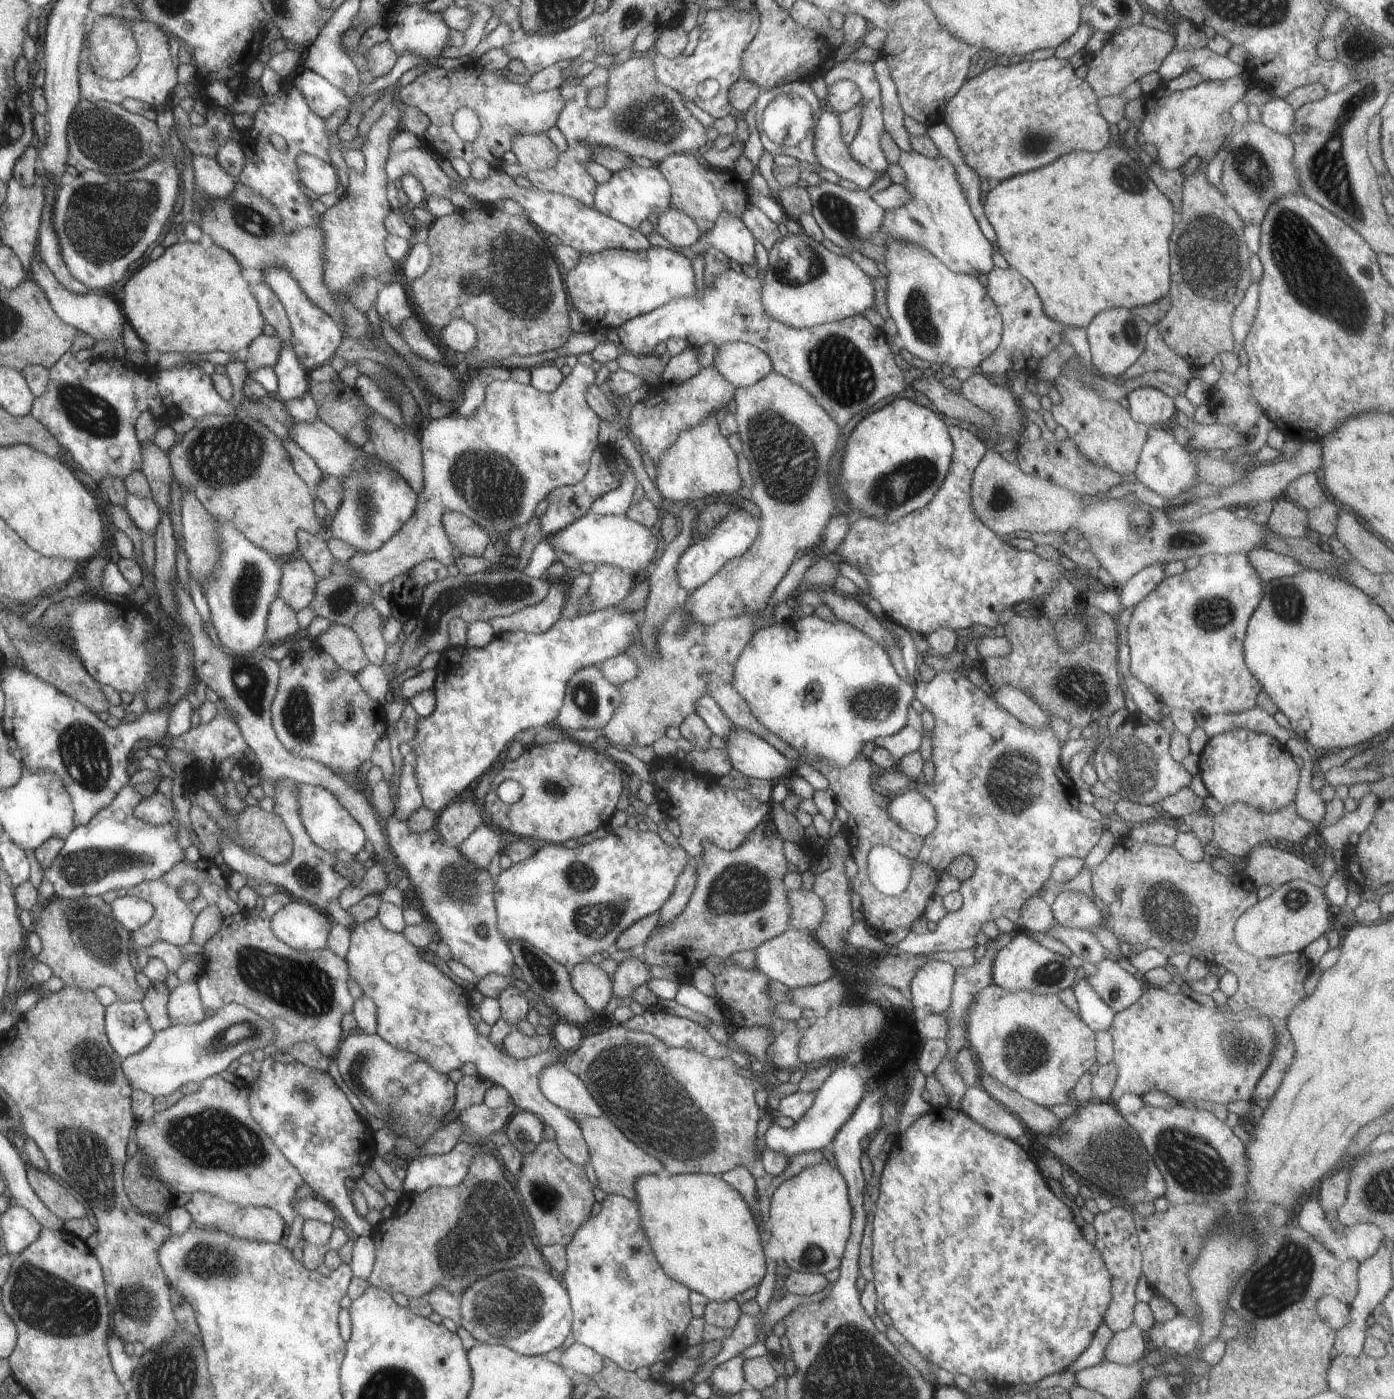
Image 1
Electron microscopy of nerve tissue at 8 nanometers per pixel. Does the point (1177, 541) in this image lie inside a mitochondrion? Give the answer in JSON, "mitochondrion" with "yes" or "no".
{"mitochondrion":"yes"}

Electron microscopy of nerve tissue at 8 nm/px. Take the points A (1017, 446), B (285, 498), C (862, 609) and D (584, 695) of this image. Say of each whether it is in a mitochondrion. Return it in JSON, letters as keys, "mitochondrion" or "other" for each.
{"A":"other","B":"other","C":"other","D":"mitochondrion"}

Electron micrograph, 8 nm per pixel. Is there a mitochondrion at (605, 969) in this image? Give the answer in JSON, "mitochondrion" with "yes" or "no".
{"mitochondrion":"no"}

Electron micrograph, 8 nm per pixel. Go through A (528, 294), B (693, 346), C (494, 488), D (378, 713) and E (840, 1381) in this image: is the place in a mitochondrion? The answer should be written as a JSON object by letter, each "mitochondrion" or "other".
{"A":"mitochondrion","B":"other","C":"mitochondrion","D":"other","E":"mitochondrion"}

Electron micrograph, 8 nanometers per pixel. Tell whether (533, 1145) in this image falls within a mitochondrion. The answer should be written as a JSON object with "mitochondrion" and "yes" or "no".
{"mitochondrion":"no"}

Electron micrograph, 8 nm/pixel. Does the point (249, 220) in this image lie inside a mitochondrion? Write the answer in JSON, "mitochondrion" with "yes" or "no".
{"mitochondrion":"yes"}

